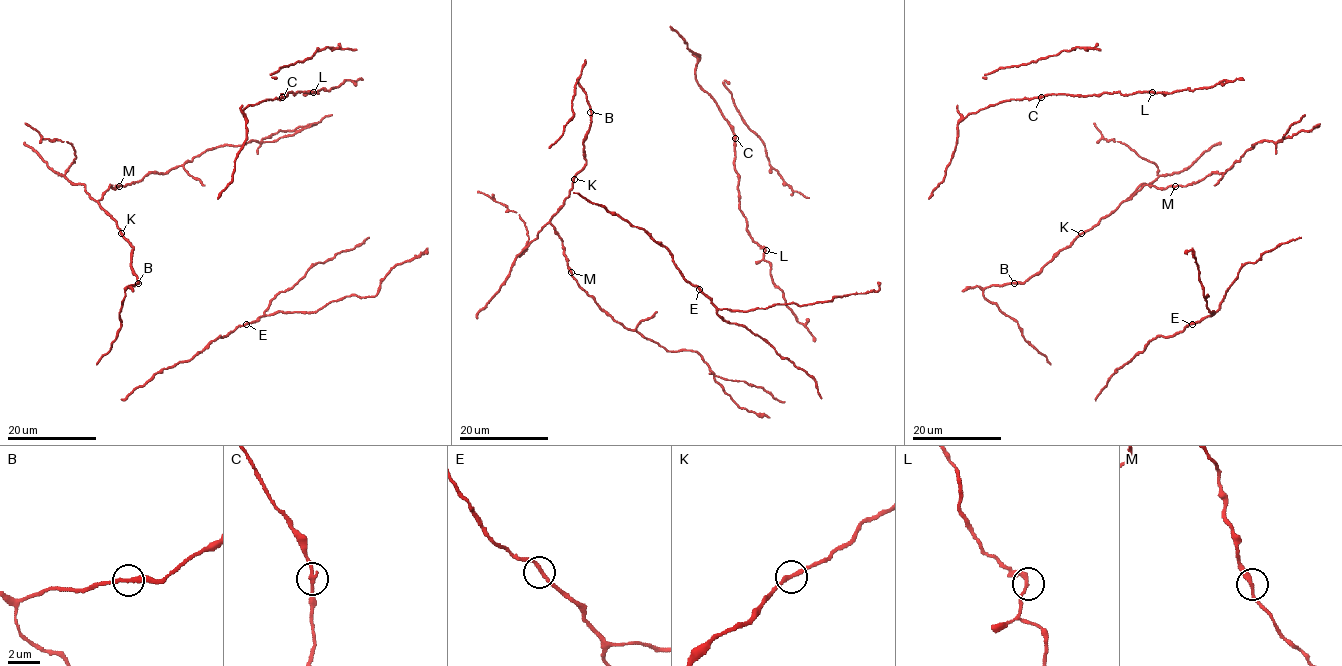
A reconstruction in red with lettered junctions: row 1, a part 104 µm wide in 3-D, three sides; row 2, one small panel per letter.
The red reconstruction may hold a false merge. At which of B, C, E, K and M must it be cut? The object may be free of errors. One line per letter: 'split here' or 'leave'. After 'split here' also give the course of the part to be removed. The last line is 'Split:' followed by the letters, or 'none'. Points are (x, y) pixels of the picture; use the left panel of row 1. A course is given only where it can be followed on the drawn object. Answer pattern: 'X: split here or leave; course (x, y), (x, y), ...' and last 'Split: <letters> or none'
B: leave
C: leave
E: leave
K: leave
M: leave
Split: none

